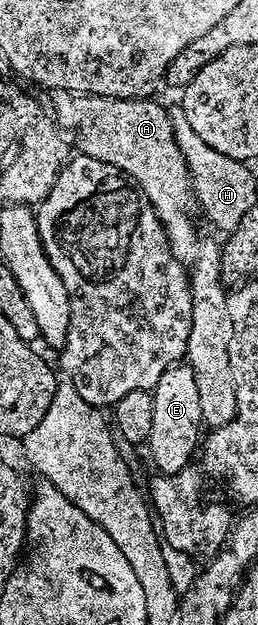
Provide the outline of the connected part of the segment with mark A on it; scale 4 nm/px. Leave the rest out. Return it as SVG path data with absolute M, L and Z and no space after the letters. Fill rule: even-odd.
M55 92L52 95L51 104L49 103L50 111L53 113L53 119L60 129L64 133L70 134L72 132L75 135L75 144L82 155L89 158L97 158L97 162L109 162L109 166L117 166L125 174L129 174L135 181L141 186L141 190L149 198L149 202L155 208L157 218L161 222L161 226L165 230L167 235L167 241L169 246L173 250L173 254L177 258L177 262L181 262L187 270L187 281L189 282L189 290L191 291L191 301L193 302L193 326L189 326L189 342L187 343L187 355L185 362L192 368L193 374L197 378L197 394L201 401L201 418L204 425L208 429L214 430L225 426L225 422L229 422L234 418L237 412L237 386L233 382L233 366L229 366L229 338L231 337L231 323L229 322L229 310L227 309L227 294L229 291L228 285L225 283L225 277L222 272L222 254L220 252L220 241L210 240L207 236L202 236L199 233L199 228L195 225L195 212L197 214L197 203L195 199L194 186L191 184L190 170L187 168L184 154L181 152L179 146L177 146L177 140L174 137L173 126L170 125L169 114L166 107L161 103L158 104L158 99L144 98L138 100L137 98L109 98L108 96L94 96L93 94L84 94L83 92Z

